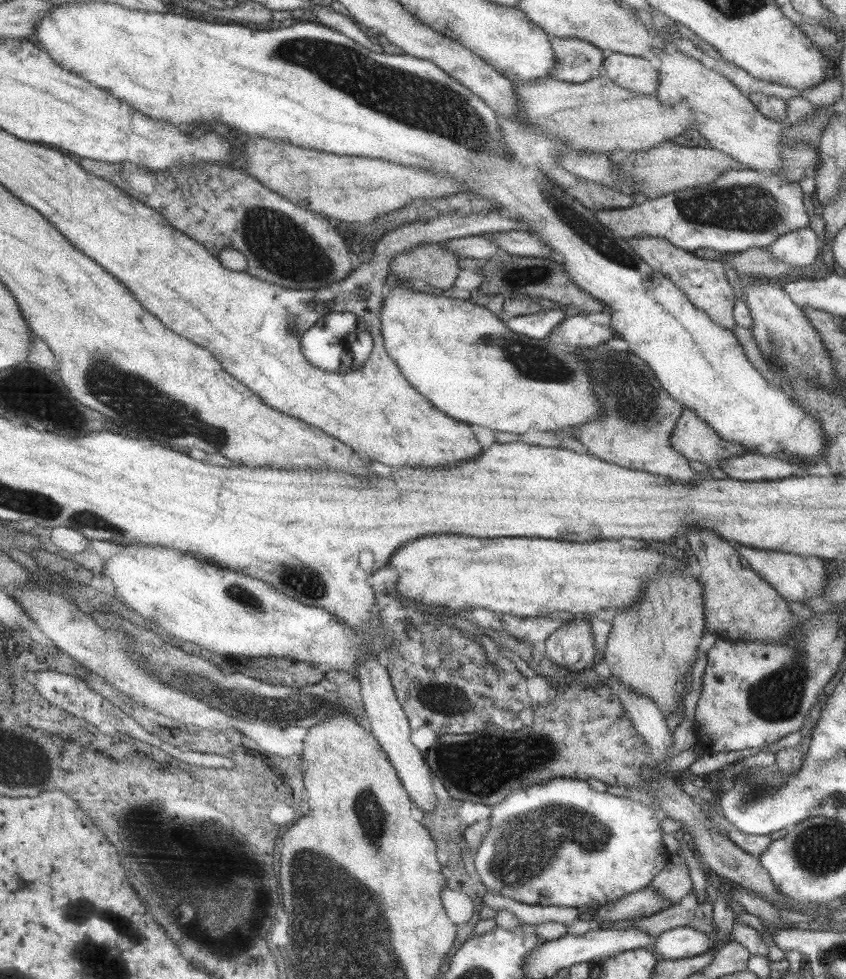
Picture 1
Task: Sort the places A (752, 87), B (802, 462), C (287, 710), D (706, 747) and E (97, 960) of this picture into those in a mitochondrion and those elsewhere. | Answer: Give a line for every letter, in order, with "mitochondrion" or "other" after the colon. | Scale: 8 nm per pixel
A: other
B: other
C: mitochondrion
D: other
E: mitochondrion

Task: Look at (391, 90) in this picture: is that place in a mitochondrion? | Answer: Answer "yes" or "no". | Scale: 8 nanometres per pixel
yes

